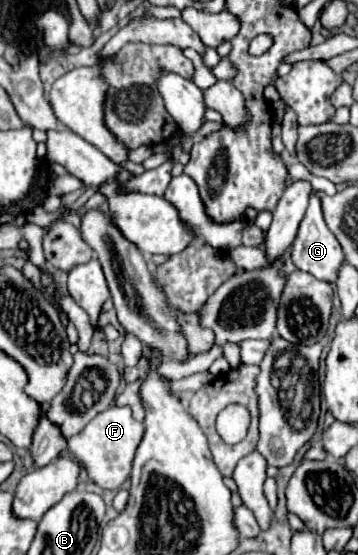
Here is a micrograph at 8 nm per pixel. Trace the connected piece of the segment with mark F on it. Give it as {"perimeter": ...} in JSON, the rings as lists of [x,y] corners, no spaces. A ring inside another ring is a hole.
{"perimeter":[[[112,404],[108,410],[96,416],[82,432],[78,432],[76,436],[72,436],[72,440],[68,440],[68,452],[80,464],[84,464],[88,478],[94,484],[98,484],[100,488],[118,490],[124,484],[124,480],[130,476],[134,452],[142,440],[142,434],[144,434],[144,424],[132,418],[132,410],[128,406],[120,408]]]}

